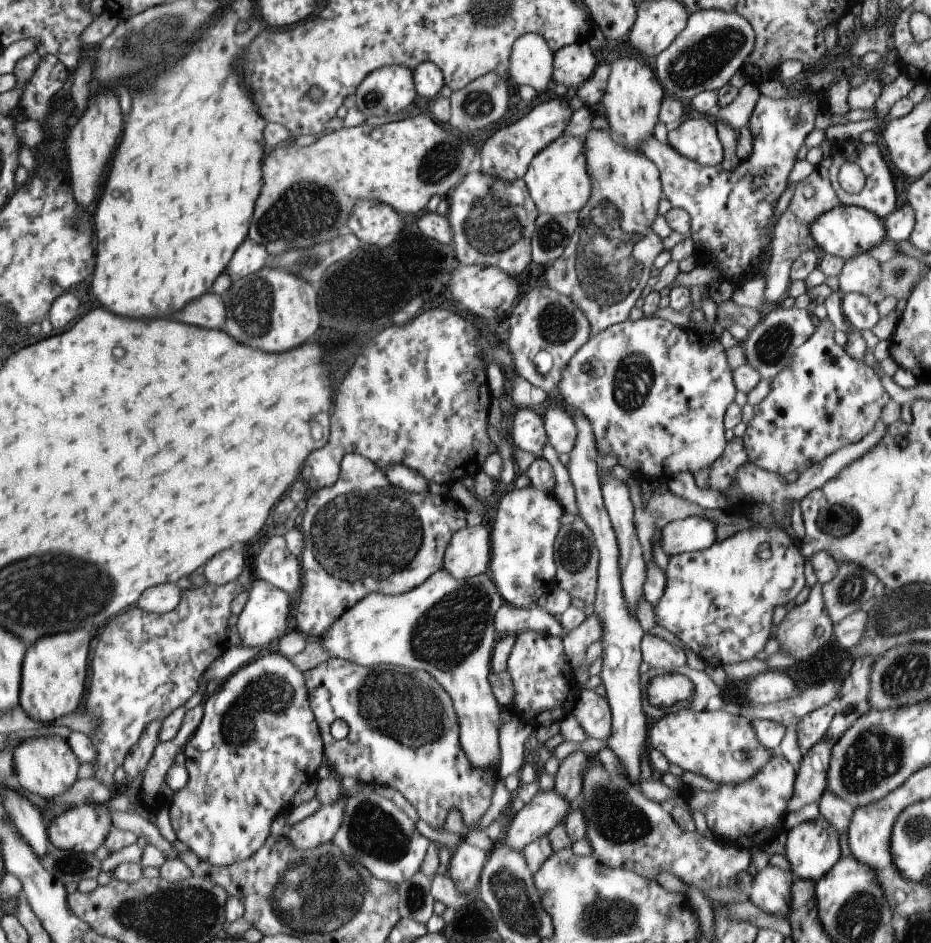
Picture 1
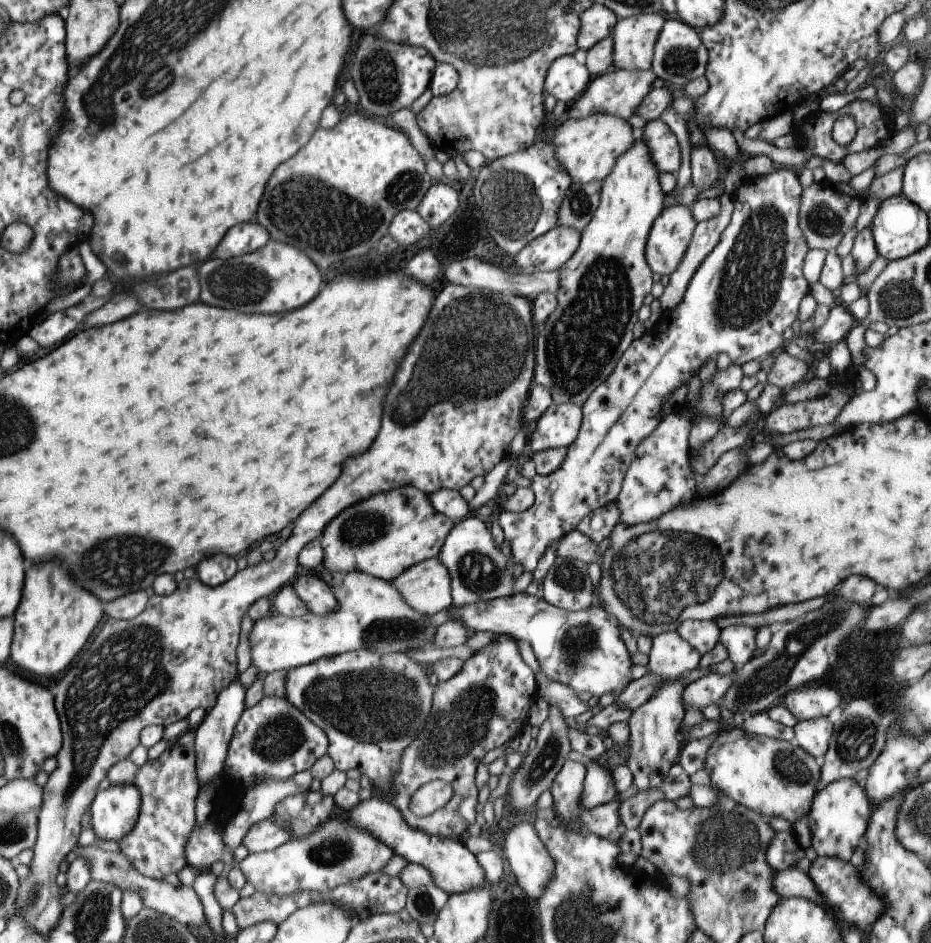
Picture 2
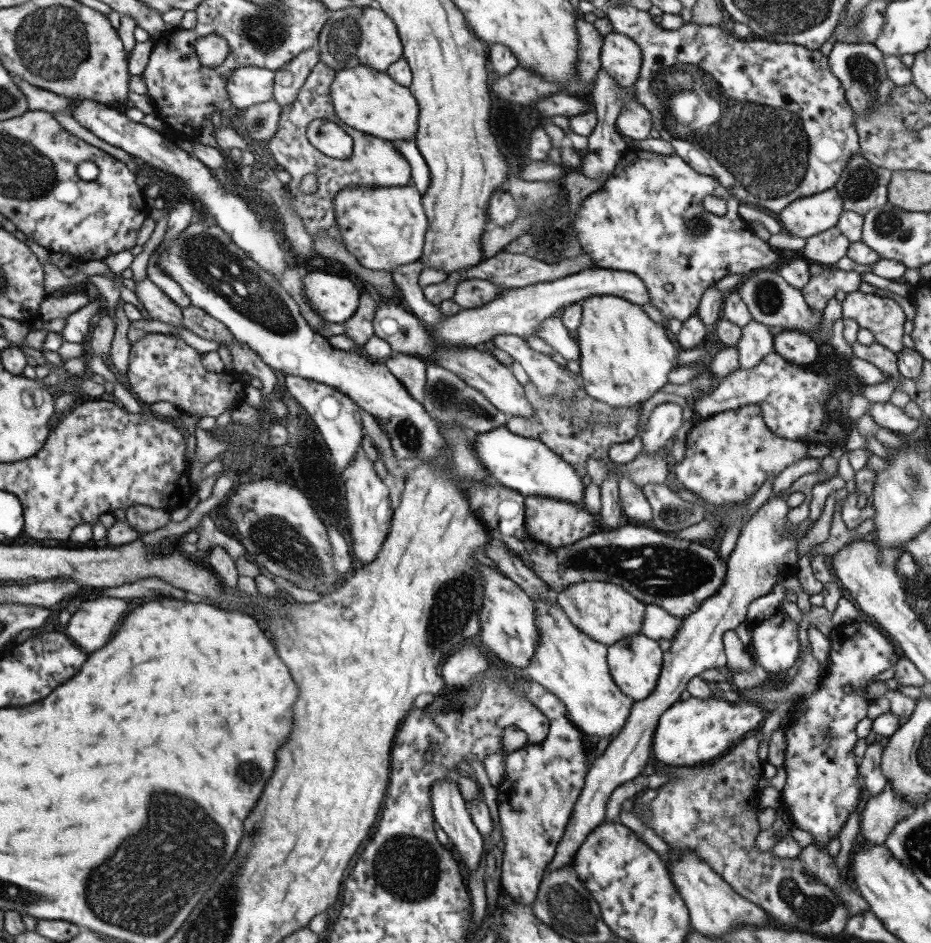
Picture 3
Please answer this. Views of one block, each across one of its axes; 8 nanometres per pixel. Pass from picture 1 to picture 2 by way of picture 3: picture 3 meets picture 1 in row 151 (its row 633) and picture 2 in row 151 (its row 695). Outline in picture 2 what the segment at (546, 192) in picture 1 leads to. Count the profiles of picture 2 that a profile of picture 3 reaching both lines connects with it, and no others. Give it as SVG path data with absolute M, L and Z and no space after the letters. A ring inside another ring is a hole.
M594 114L584 119L567 119L561 126L556 128L550 145L555 151L555 158L568 172L572 183L586 185L593 181L602 182L606 179L606 176L609 176L618 158L627 149L631 148L632 142L635 140L634 132L630 124L622 118L606 114Z

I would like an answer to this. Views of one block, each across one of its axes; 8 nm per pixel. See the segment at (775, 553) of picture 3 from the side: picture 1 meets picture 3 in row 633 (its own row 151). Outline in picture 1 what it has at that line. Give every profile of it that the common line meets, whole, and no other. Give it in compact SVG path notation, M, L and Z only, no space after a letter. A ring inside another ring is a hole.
M707 116L687 119L669 128L668 142L684 158L702 166L719 166L726 157L725 147L713 125Z

